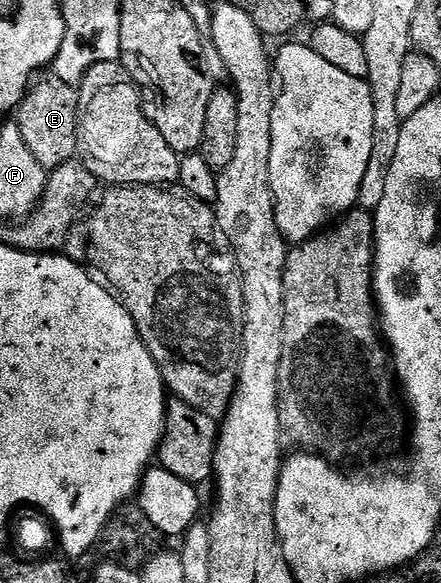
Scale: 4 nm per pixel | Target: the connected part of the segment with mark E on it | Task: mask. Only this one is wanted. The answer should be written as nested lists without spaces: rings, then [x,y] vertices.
[[[48,77],[40,83],[32,82],[17,108],[21,137],[25,137],[25,145],[29,145],[29,153],[33,153],[33,157],[37,157],[37,161],[41,161],[43,167],[54,169],[76,158],[79,145],[77,129],[81,110],[79,93],[76,88],[65,85],[65,81]]]

